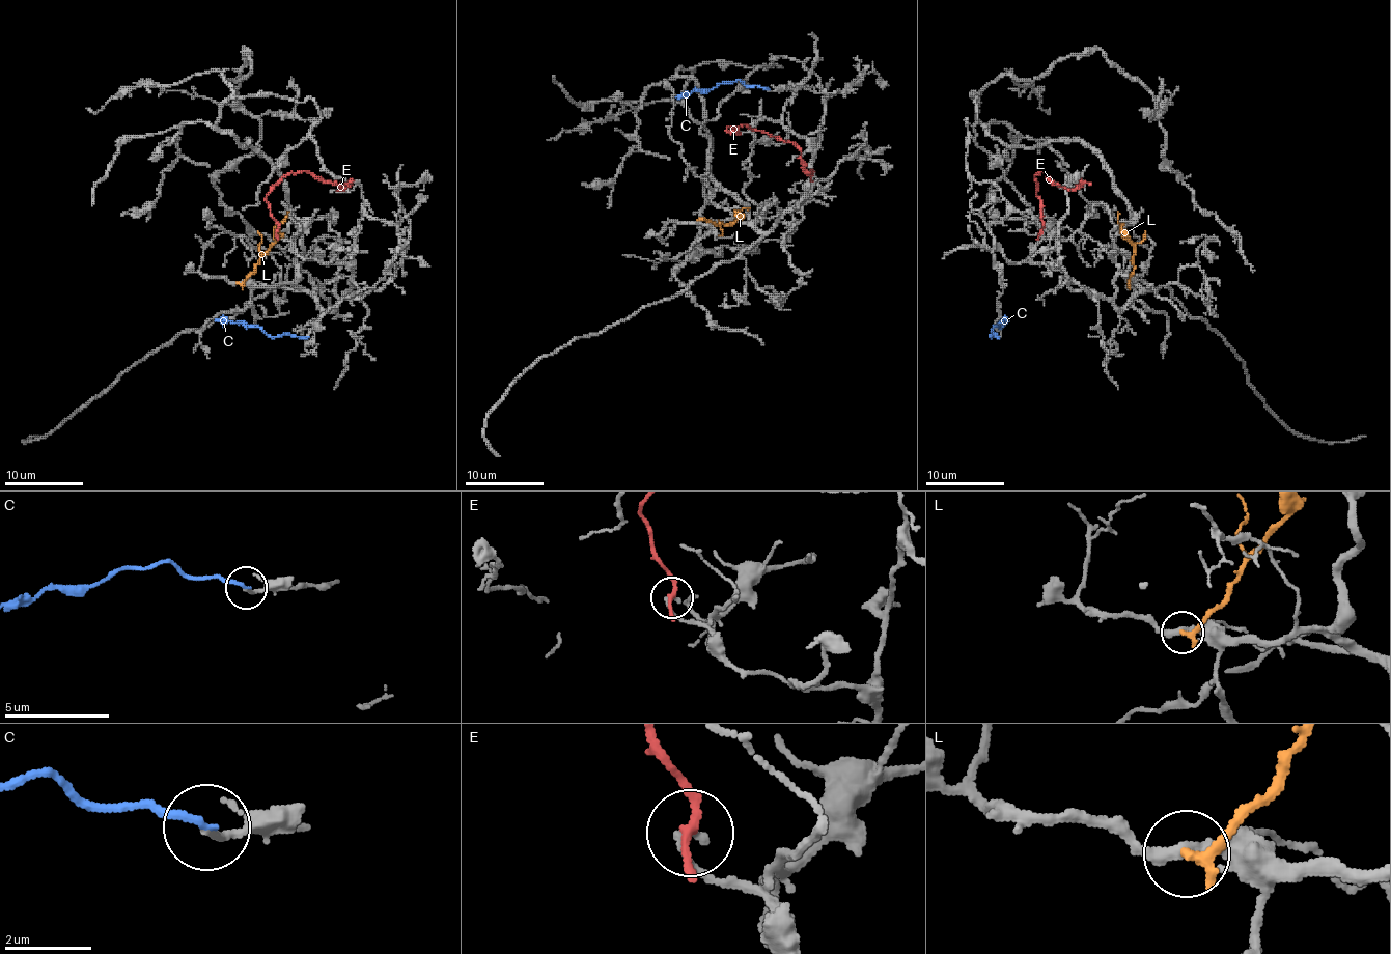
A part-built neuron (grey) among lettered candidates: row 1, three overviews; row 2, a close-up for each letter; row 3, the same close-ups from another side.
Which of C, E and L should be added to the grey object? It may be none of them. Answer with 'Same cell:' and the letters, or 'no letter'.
Same cell: no letter

